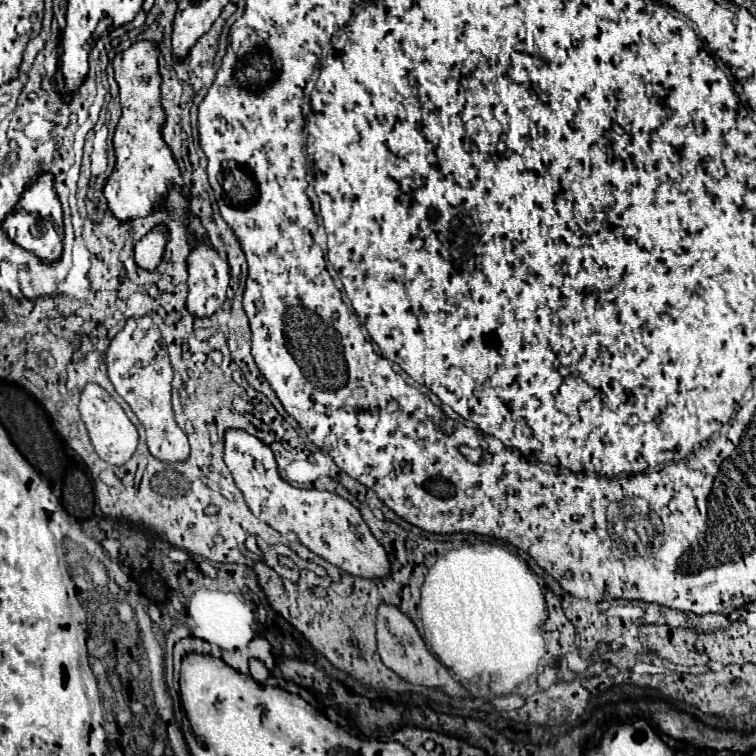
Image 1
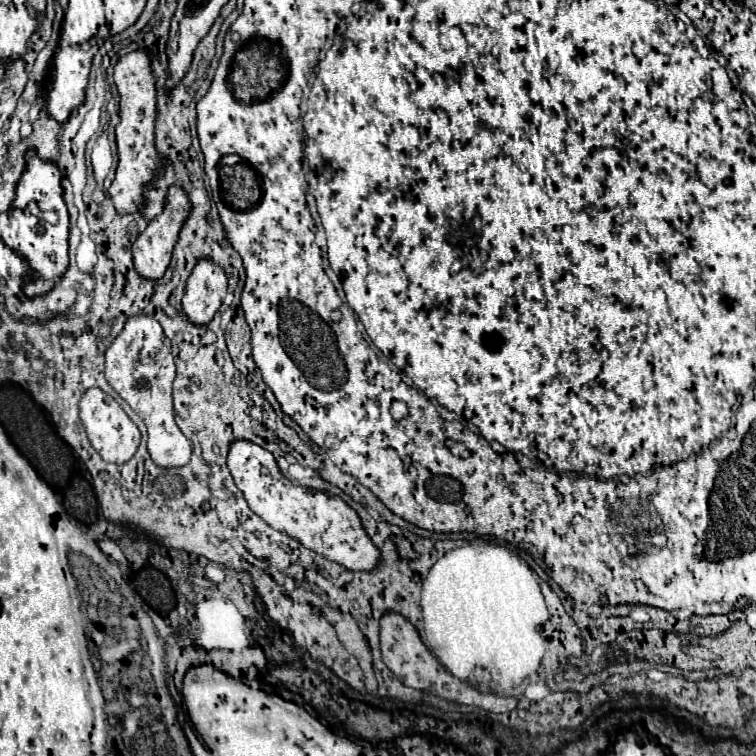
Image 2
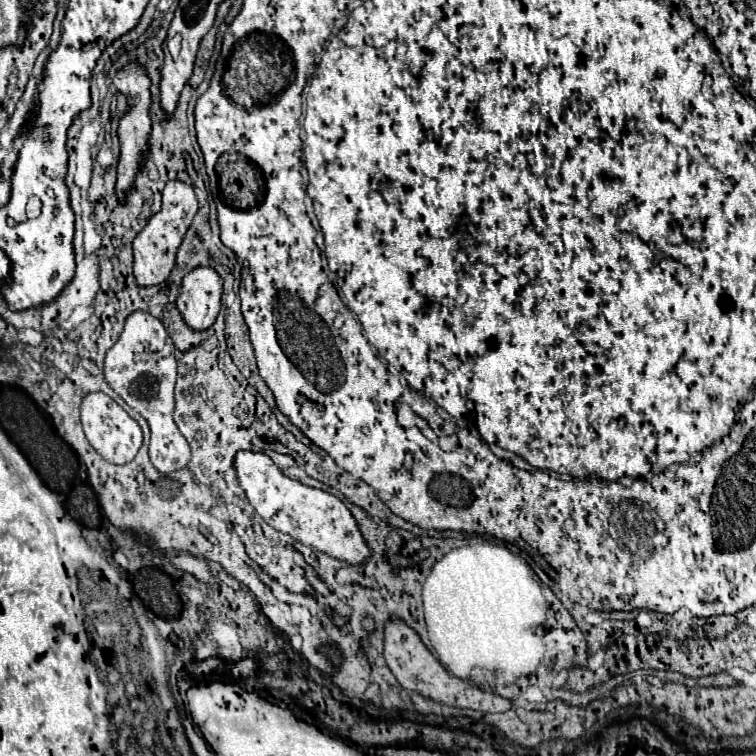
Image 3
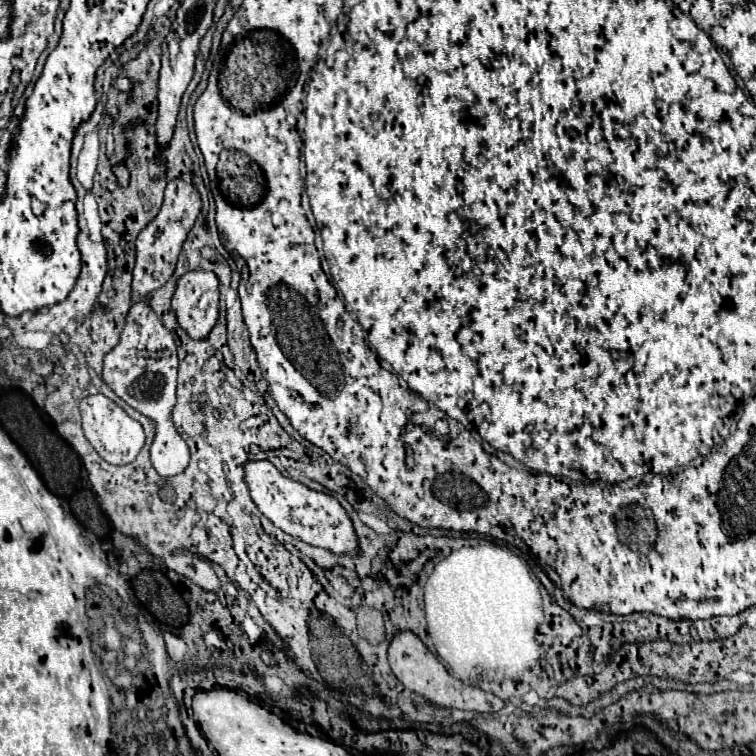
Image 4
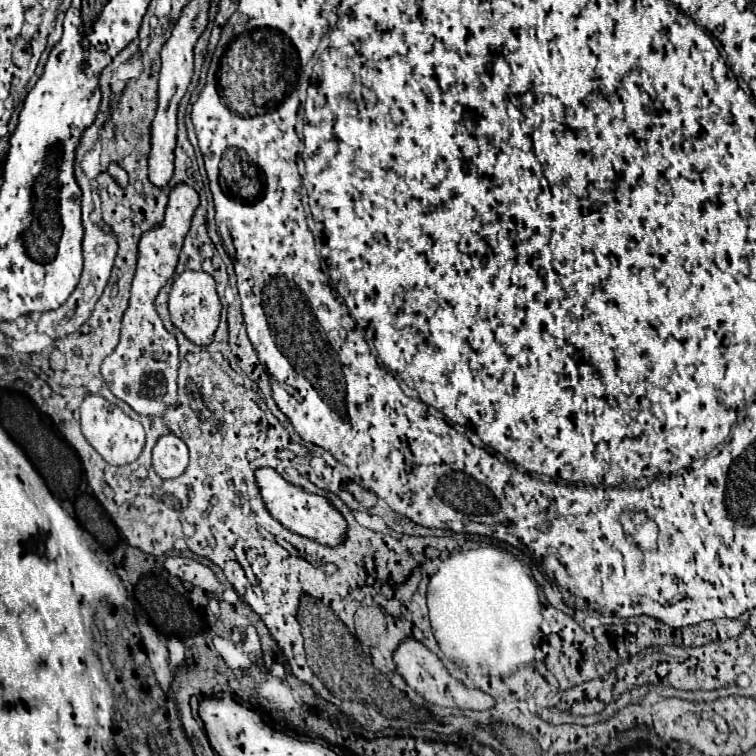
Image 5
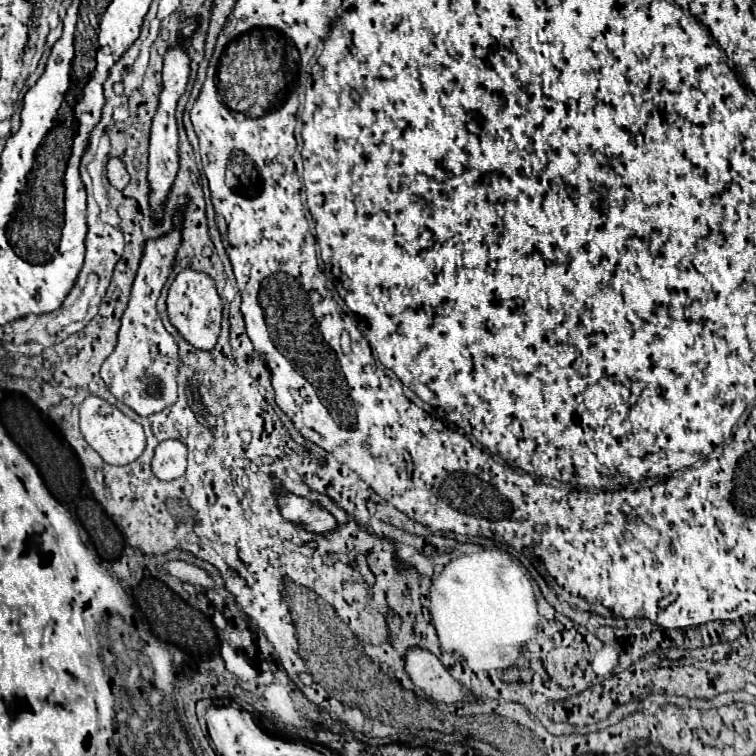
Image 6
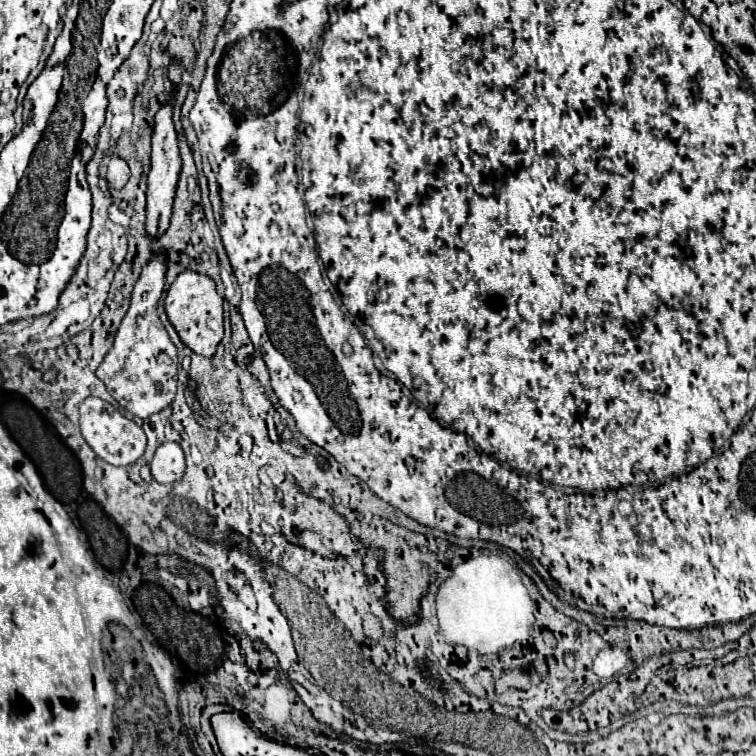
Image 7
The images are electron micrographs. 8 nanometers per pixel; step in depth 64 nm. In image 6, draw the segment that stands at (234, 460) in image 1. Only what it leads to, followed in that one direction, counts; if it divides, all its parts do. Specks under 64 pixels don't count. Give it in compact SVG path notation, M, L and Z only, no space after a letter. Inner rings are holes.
M284 494L278 498L278 506L286 520L302 524L310 532L324 534L324 532L336 528L336 520L332 518L332 514L314 506L306 498L298 498L294 494Z

